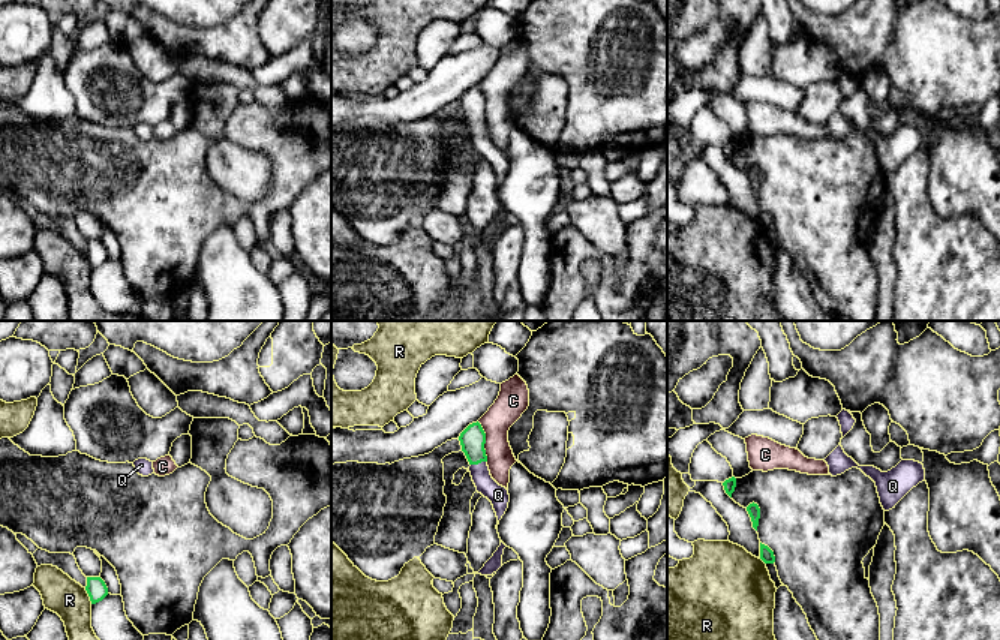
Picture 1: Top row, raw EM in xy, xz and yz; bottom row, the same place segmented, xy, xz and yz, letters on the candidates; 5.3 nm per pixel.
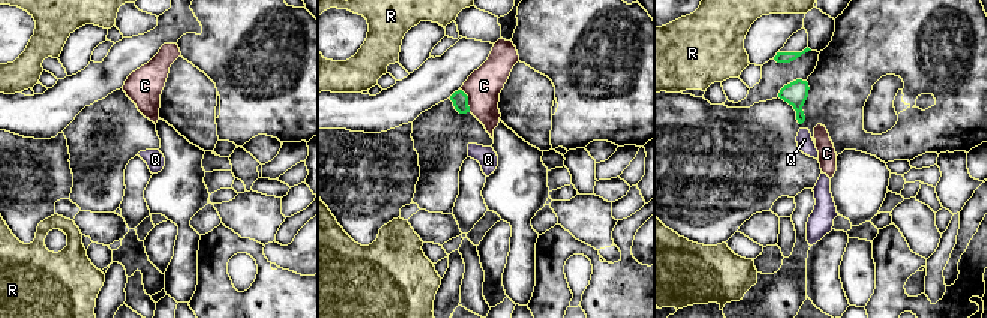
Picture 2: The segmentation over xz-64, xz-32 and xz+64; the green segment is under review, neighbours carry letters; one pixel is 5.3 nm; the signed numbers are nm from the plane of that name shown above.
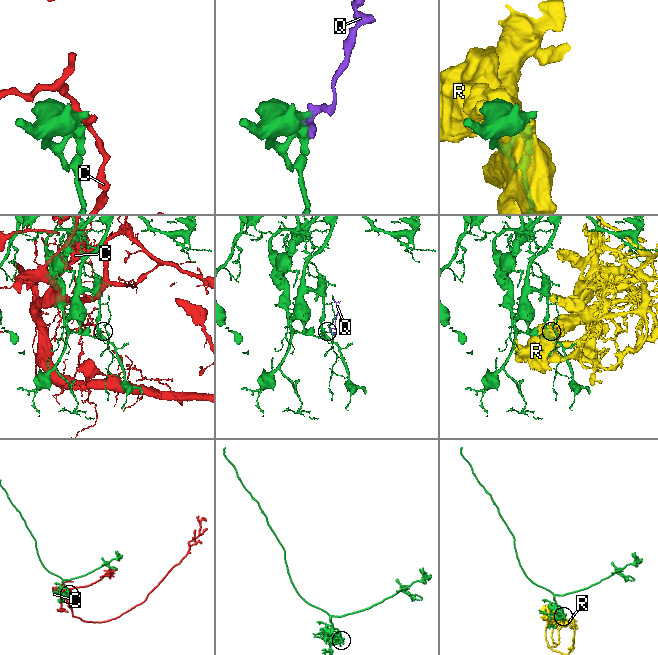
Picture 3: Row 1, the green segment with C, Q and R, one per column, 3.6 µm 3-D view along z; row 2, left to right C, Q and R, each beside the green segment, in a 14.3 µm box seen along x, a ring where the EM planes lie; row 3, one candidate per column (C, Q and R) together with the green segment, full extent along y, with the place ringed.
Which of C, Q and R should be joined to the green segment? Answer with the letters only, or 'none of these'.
Q

